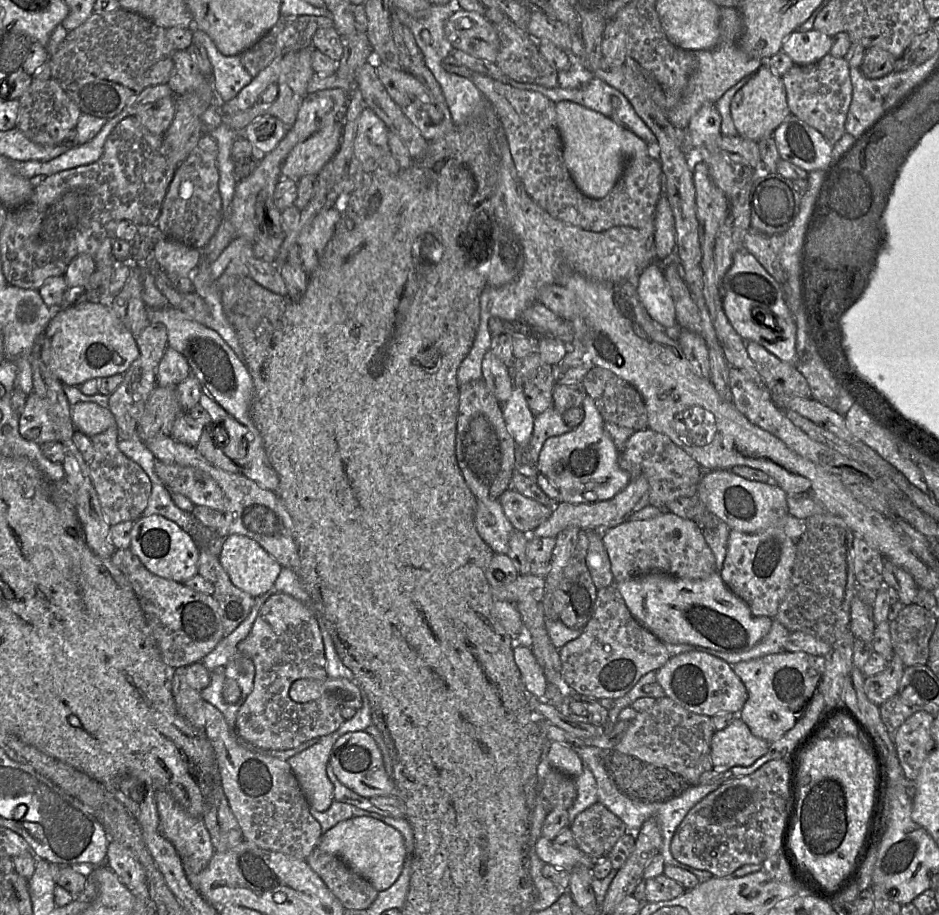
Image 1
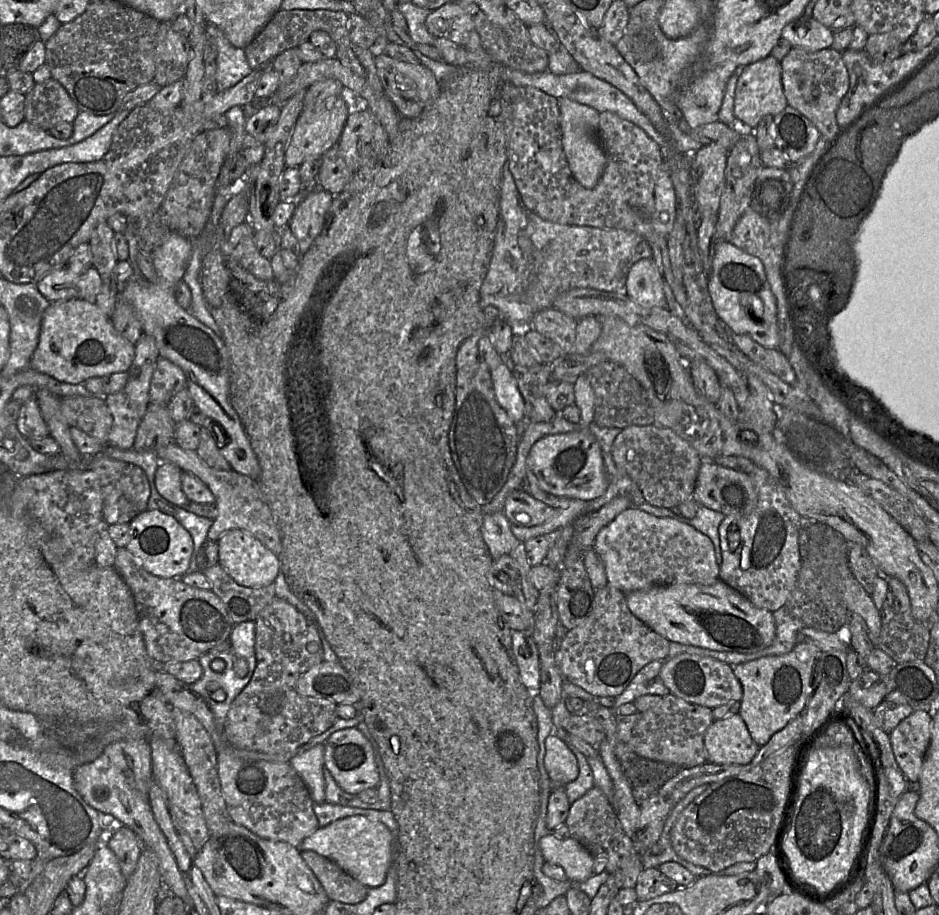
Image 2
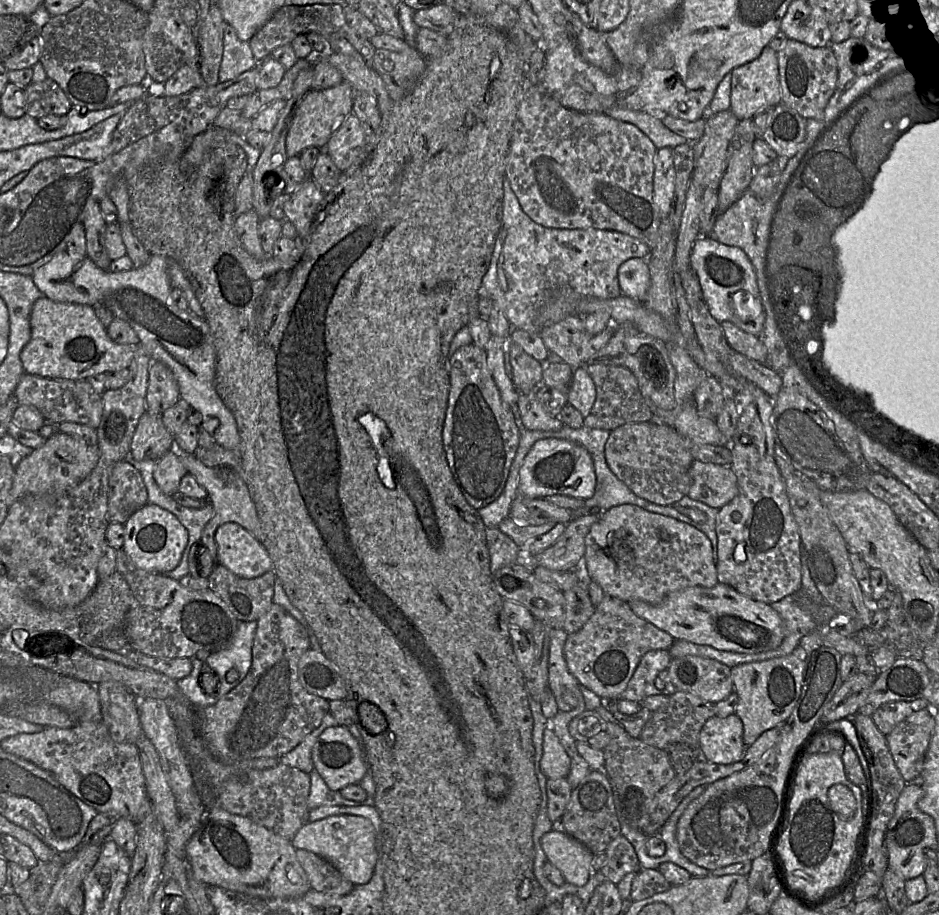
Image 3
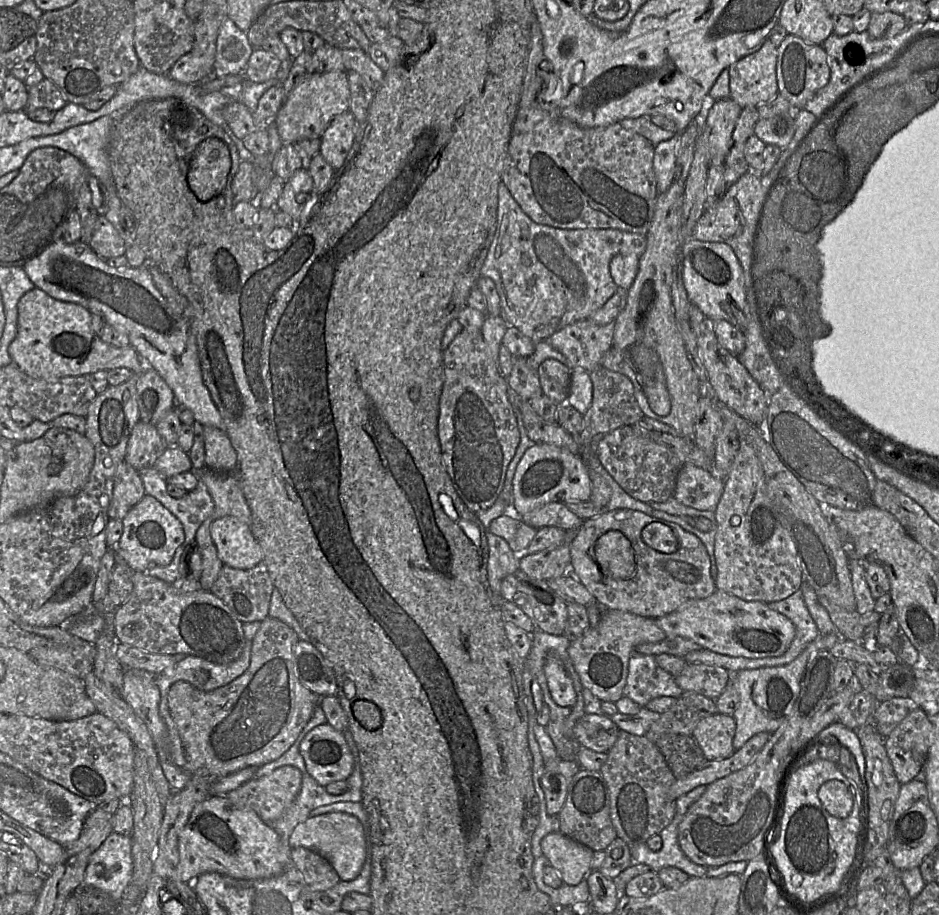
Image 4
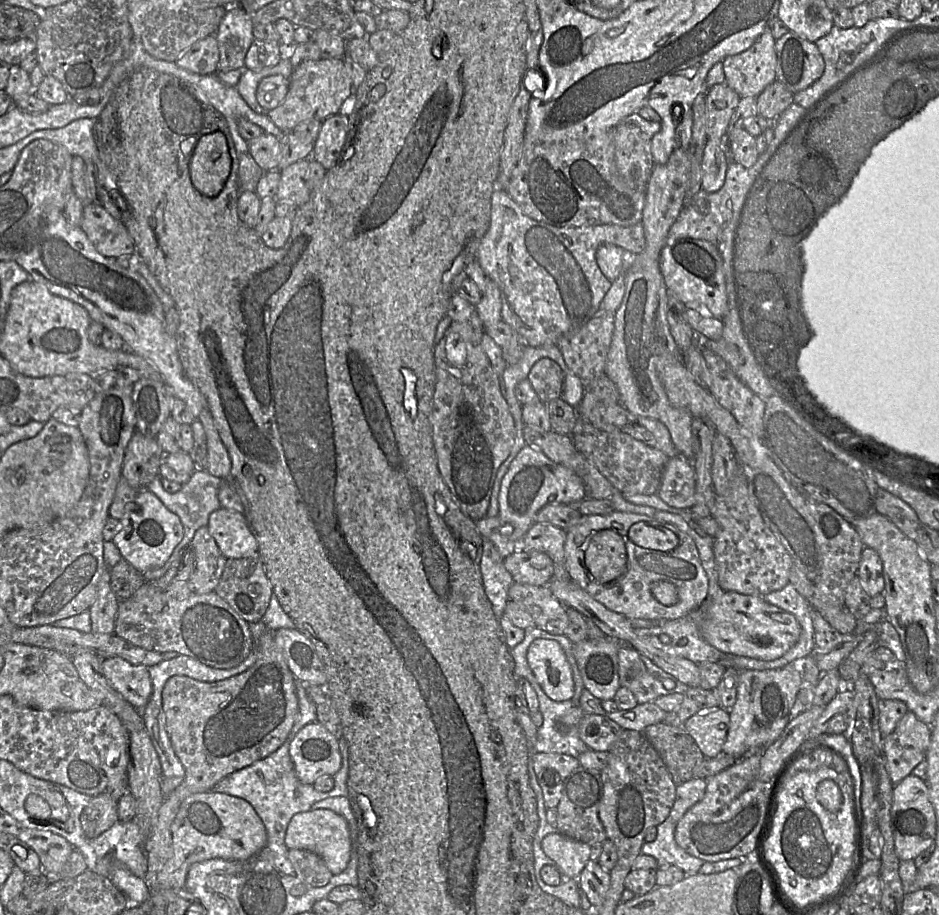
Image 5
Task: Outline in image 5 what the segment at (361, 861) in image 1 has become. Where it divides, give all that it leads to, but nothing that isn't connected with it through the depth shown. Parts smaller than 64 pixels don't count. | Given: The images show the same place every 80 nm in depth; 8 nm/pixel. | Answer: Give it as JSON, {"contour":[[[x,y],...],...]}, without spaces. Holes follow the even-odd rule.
{"contour":[[[311,809],[295,814],[289,822],[285,843],[289,849],[308,850],[318,854],[334,875],[346,869],[352,853],[352,840],[346,820],[328,809]]]}

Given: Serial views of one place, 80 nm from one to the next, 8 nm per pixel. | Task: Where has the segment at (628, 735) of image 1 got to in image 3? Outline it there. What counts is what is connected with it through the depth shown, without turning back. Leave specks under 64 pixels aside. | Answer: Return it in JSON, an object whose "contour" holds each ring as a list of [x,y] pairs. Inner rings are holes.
{"contour":[[[677,691],[669,697],[669,702],[665,707],[652,712],[652,716],[643,727],[639,738],[643,742],[663,750],[674,743],[685,743],[698,747],[703,725],[714,716],[716,716],[714,703],[688,692]]]}

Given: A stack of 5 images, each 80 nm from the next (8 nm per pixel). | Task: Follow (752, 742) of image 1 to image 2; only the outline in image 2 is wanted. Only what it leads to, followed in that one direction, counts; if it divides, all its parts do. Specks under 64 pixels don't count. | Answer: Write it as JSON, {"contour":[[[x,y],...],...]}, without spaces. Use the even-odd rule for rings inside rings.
{"contour":[[[739,714],[714,720],[704,735],[707,762],[719,765],[745,765],[760,747],[752,739]]]}

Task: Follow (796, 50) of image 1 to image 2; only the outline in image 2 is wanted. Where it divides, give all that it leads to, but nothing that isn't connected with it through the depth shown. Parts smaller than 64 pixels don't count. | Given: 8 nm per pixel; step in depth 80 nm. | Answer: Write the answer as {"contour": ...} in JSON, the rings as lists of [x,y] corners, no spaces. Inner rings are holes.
{"contour":[[[804,15],[785,25],[781,37],[788,41],[791,47],[807,51],[826,49],[833,43],[833,32],[829,28]]]}

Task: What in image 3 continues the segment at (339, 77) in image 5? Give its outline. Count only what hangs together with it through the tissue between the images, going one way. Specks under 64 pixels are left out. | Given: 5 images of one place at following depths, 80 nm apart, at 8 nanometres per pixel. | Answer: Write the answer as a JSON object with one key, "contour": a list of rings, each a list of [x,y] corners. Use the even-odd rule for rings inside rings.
{"contour":[[[346,81],[329,89],[311,89],[307,92],[297,104],[293,114],[285,142],[287,157],[300,156],[302,151],[309,147],[324,149],[338,124],[352,113],[353,96],[354,90]]]}

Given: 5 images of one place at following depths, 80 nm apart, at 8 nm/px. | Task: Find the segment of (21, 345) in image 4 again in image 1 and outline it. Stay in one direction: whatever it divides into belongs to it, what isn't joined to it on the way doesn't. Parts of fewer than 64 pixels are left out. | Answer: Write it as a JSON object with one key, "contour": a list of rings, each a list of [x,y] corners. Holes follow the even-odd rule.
{"contour":[[[83,302],[68,308],[59,309],[51,318],[43,332],[41,359],[63,385],[80,386],[90,379],[98,379],[124,374],[138,358],[139,348],[136,338],[123,325],[112,310],[111,305]]]}

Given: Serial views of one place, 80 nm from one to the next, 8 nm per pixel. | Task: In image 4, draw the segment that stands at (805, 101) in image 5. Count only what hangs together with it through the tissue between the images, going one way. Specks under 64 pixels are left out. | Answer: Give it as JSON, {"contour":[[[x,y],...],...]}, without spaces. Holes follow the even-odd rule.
{"contour":[[[915,26],[895,37],[882,39],[871,37],[866,30],[862,32],[852,31],[843,36],[835,33],[830,34],[822,43],[830,67],[829,82],[807,102],[804,109],[814,113],[817,118],[821,118],[849,90],[870,75],[890,66],[903,53],[906,46],[918,38],[916,33],[920,30],[923,30],[923,26]]]}

